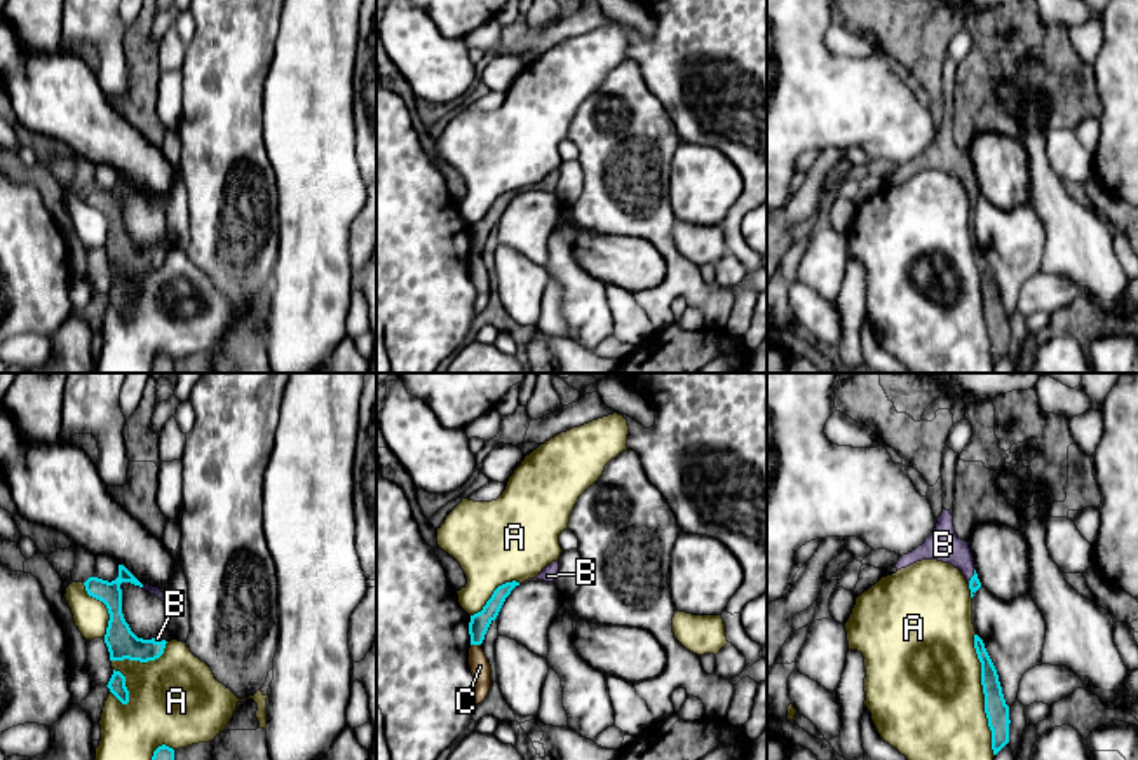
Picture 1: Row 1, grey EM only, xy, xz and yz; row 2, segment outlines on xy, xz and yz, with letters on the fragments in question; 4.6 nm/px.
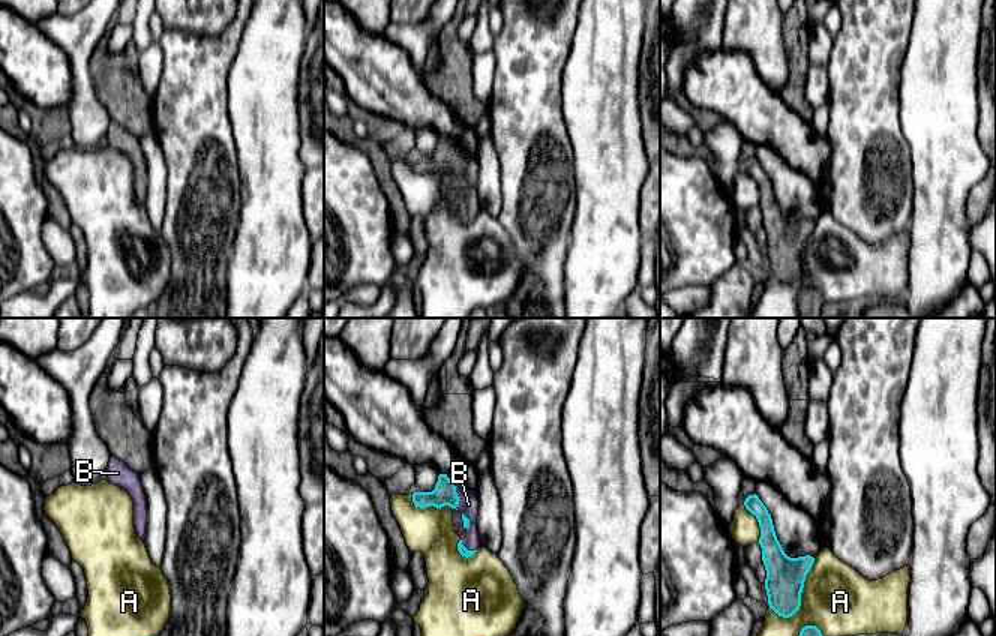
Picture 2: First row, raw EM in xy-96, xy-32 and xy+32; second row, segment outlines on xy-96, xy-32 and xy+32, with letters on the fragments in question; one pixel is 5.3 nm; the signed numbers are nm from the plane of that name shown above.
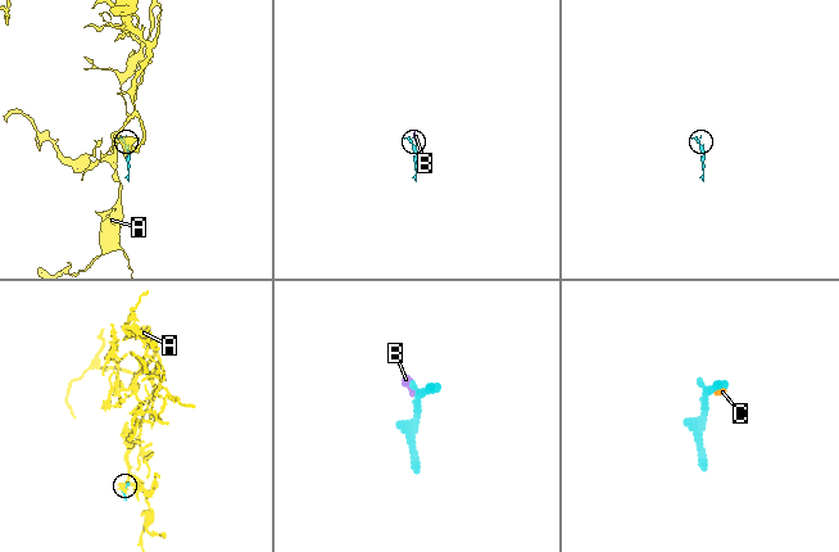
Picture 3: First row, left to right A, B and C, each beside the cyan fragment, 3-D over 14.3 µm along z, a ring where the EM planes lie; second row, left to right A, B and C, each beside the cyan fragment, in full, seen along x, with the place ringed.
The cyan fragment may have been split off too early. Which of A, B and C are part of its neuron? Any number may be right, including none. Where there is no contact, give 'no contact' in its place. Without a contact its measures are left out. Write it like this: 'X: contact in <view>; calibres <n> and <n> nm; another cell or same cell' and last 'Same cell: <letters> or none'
A: contact in yz; calibres 110 and 500 nm; another cell
B: contact in yz; calibres 60 and 150 nm; same cell
C: contact in xz; calibres 90 and 90 nm; another cell
Same cell: B

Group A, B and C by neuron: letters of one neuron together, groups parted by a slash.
A / B / C

